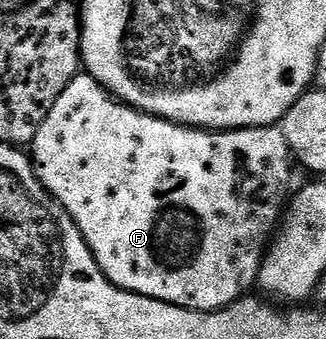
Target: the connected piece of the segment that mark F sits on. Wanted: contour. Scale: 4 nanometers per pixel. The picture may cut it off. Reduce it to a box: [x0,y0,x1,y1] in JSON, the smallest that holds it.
[29,71,293,313]

